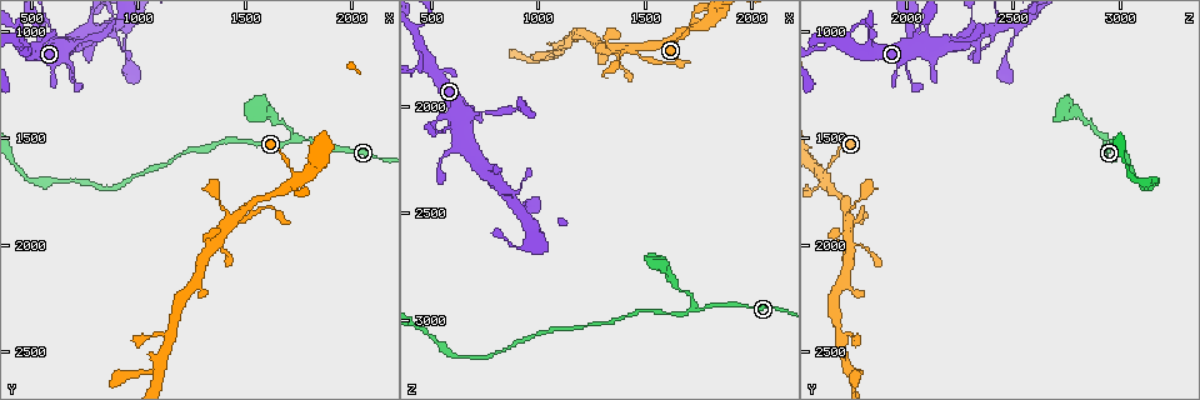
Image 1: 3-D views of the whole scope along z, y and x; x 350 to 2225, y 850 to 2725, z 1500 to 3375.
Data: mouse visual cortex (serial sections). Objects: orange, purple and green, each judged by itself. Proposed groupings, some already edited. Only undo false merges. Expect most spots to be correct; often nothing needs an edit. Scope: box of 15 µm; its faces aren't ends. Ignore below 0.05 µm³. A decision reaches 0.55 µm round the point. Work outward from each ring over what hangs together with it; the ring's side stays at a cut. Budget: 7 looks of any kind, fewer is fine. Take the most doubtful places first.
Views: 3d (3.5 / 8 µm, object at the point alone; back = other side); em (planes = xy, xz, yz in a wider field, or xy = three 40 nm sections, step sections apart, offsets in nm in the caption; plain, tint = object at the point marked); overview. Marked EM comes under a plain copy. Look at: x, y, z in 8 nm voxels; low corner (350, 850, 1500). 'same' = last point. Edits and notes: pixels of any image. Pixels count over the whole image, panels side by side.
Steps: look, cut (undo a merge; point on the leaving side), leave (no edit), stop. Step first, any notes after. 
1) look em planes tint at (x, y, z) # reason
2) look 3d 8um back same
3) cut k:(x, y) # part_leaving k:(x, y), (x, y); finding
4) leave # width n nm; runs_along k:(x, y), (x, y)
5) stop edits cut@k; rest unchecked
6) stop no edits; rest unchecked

look 3d 3.5um at (1740, 1500, 2950) # thin neck

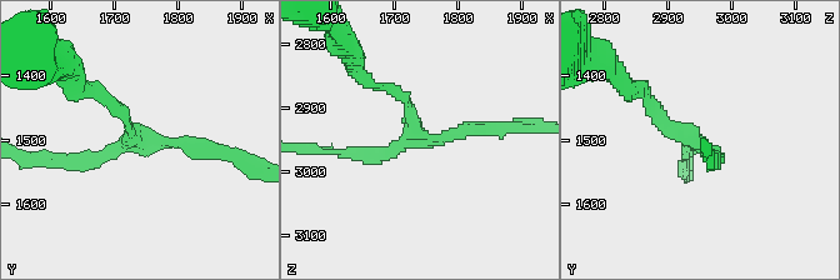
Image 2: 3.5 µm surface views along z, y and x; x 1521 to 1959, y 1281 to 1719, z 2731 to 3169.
look em xy step 5 tint at (1755, 1505, 2945) # arms 3; arm_widths 150, 200, 200 nm

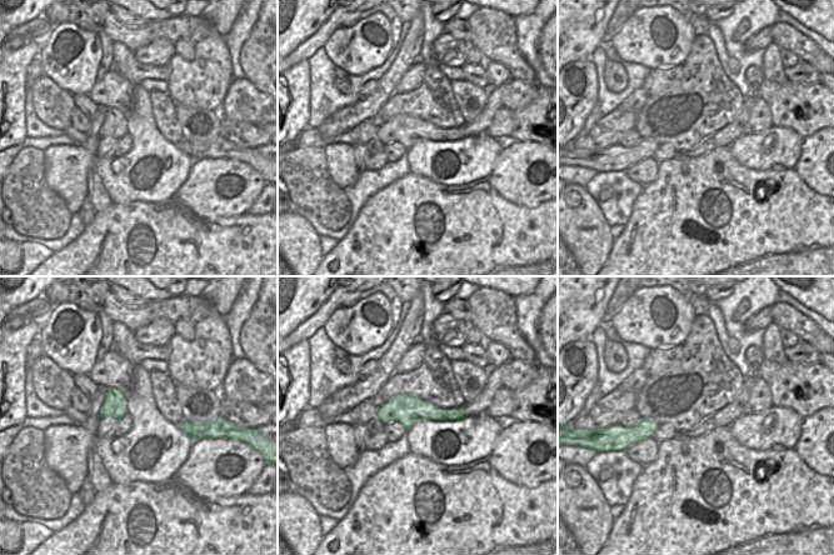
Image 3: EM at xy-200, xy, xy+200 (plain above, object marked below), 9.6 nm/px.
leave # runs_along 2:(508, 129), (350, 154); one cell here

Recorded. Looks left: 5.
look 3d 3.5um at (1450, 1870, 1720) # looks like a crossing

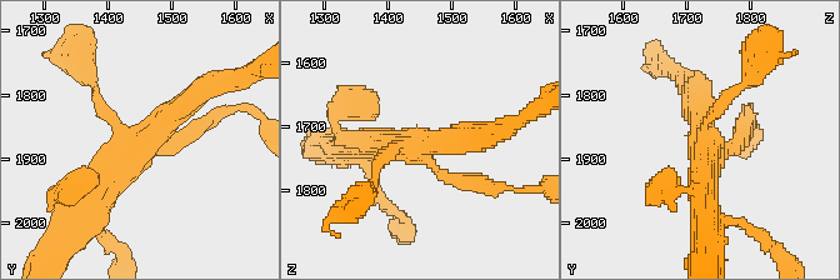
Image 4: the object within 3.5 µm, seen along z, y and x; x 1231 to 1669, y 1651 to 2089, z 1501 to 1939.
look em xy step 2 tint at (1440, 1880, 1725) # arms 4; arm_widths 150, 200, 300, 400 nm

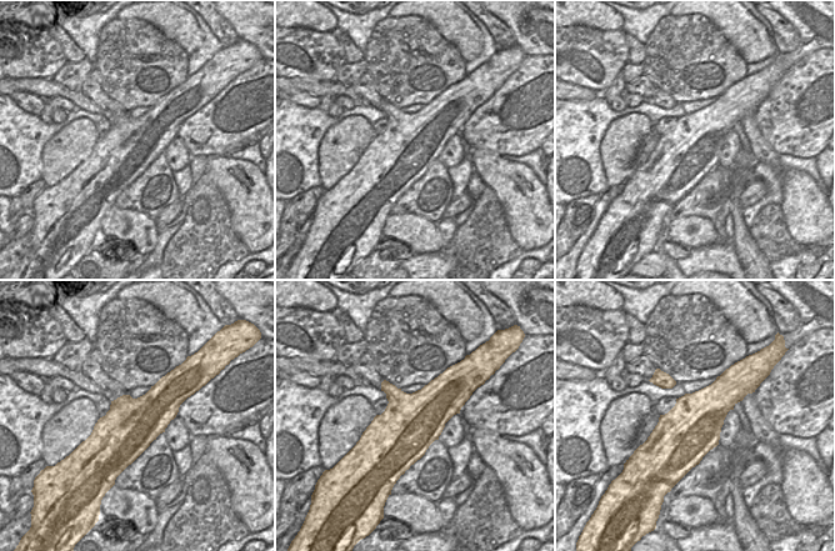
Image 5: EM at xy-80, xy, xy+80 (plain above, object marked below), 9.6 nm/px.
leave # runs_along 4:(201, 91), (118, 164), (86, 214); all the same cell

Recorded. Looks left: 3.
look 3d 8um at (580, 990, 2090) # calibre changes

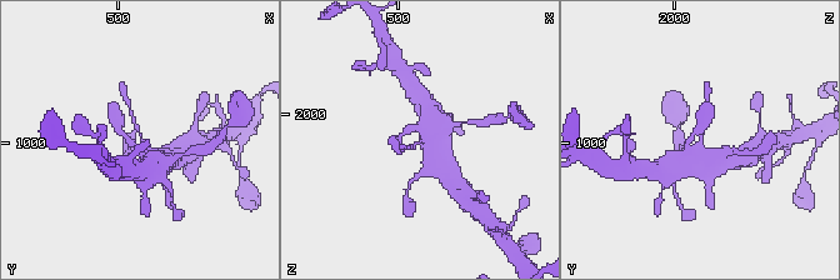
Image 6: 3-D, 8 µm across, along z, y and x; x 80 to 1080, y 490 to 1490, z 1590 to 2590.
look 3d 3.5um at (600, 990, 2090)

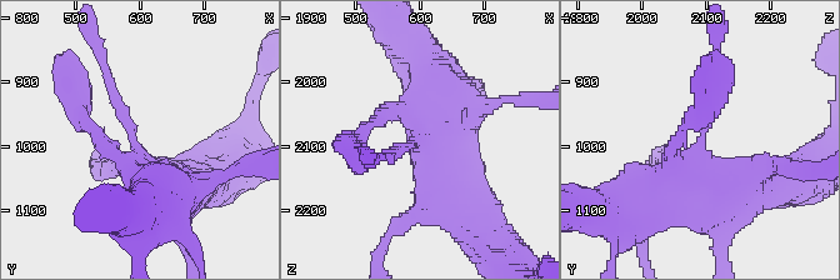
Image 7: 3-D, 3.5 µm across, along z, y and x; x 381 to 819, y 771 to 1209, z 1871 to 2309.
look em xy step 3 tint at (585, 995, 2090) # arm_widths 100, 600 nm; shape alone is not enough

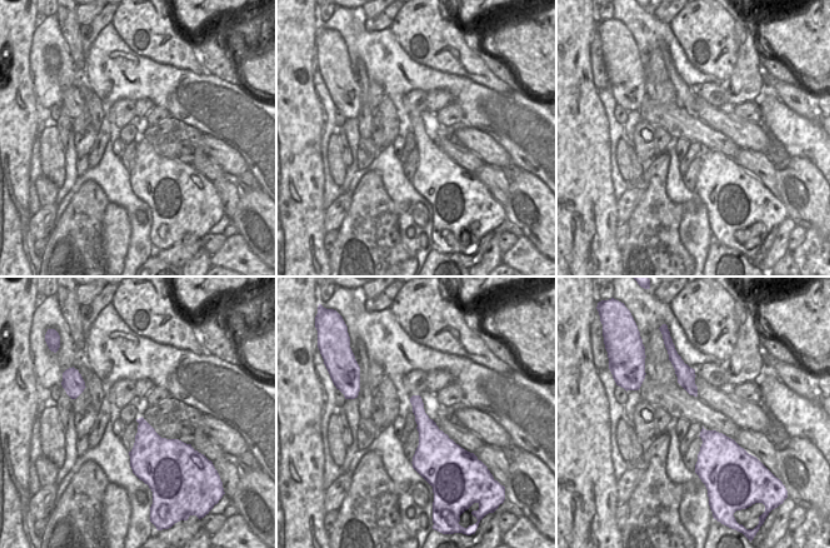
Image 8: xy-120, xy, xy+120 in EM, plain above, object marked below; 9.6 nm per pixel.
leave # runs_along 7:(161, 194), (104, 68); continuous, no second cell

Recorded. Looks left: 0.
stop no edits; rest unchecked

